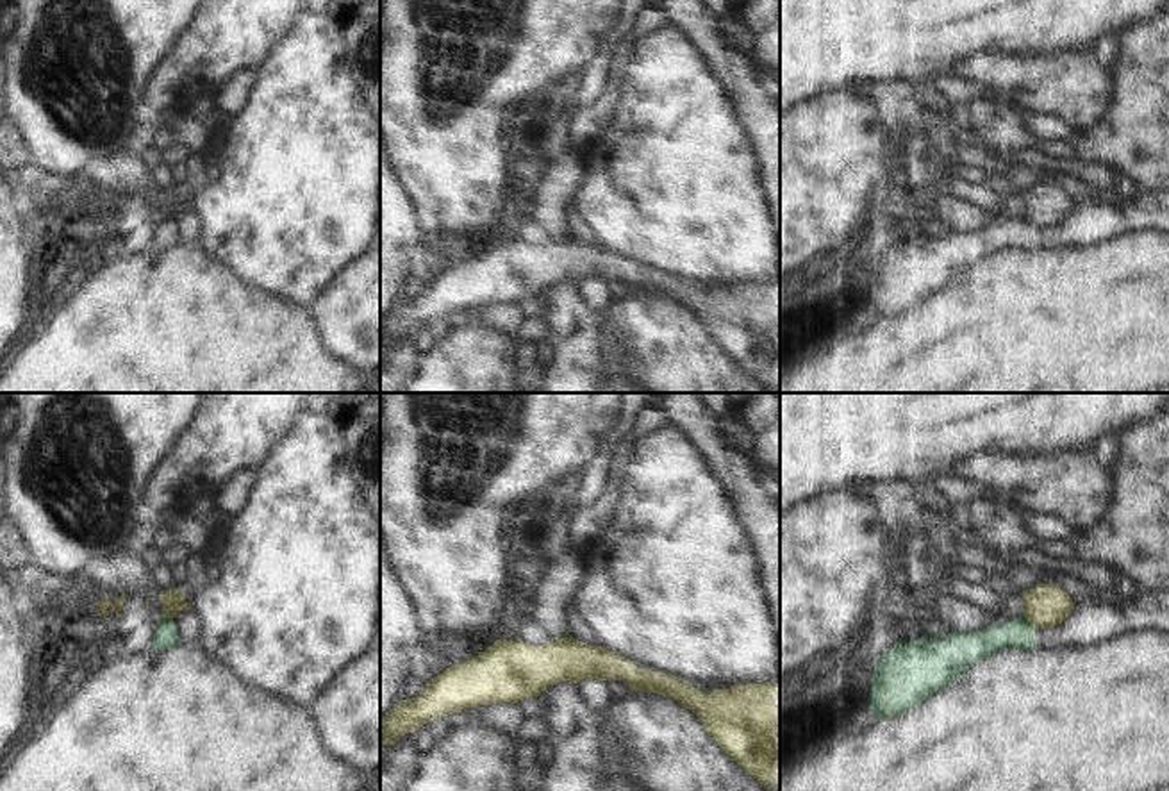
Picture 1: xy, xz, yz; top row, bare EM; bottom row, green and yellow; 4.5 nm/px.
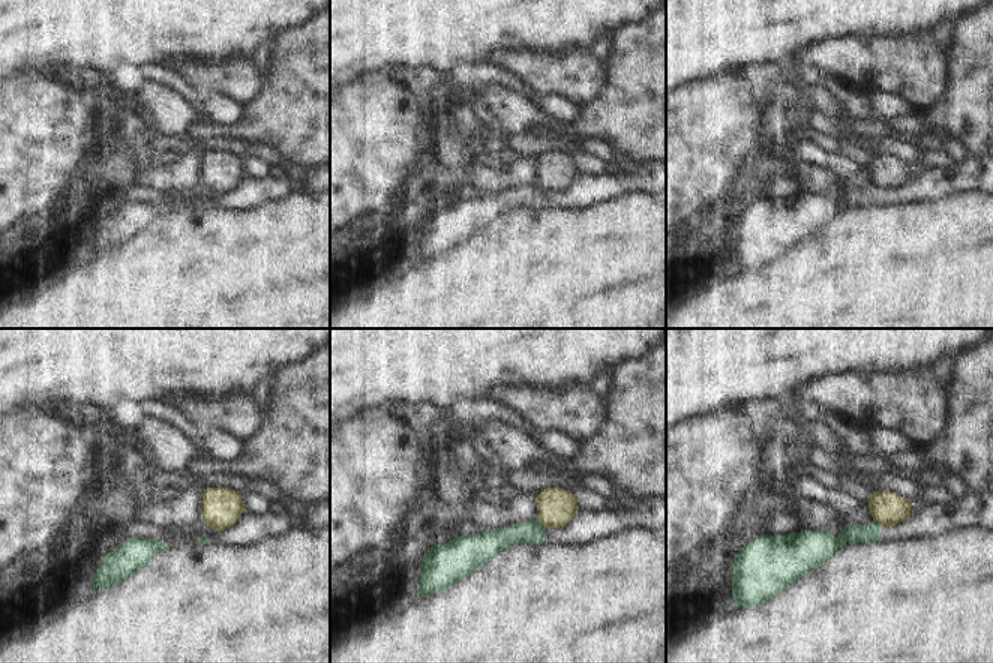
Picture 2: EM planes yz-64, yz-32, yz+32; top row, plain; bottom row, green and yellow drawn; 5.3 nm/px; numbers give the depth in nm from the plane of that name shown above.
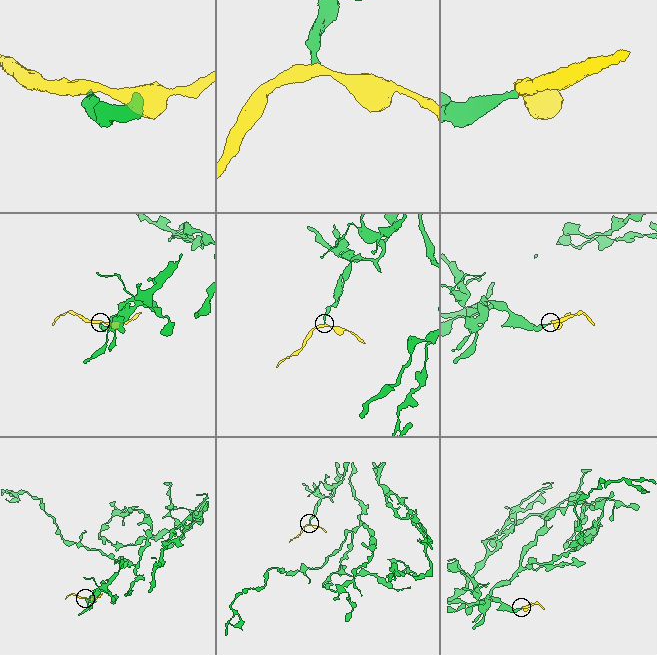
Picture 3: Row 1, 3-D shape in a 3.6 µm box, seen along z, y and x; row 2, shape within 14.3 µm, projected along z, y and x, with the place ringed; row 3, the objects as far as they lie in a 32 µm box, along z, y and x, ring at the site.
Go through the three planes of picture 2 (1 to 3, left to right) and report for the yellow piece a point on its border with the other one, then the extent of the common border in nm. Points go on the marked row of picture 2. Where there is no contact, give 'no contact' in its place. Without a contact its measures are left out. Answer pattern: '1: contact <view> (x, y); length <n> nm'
1: no contact
2: contact yz-32 (542, 524); length 80 nm
3: contact yz+32 (876, 522); length 60 nm

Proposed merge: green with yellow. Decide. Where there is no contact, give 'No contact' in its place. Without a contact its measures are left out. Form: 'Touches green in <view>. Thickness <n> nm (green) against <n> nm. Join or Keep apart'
Touches green in yz. Thickness 140 nm (green) against 190 nm. Keep apart.

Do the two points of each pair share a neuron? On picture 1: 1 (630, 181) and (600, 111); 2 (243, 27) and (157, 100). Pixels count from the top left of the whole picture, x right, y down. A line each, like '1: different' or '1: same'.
1: different
2: same

